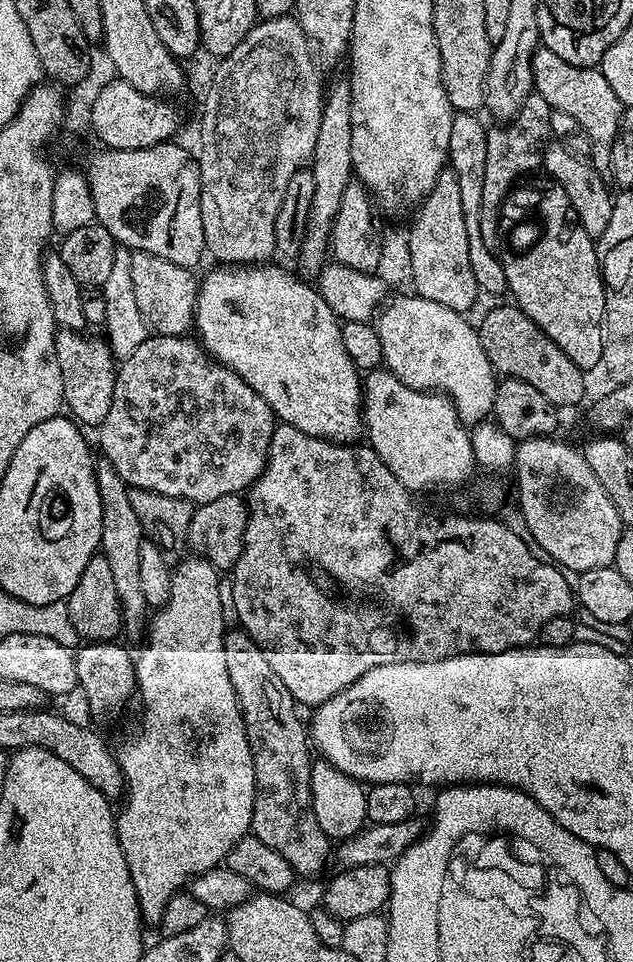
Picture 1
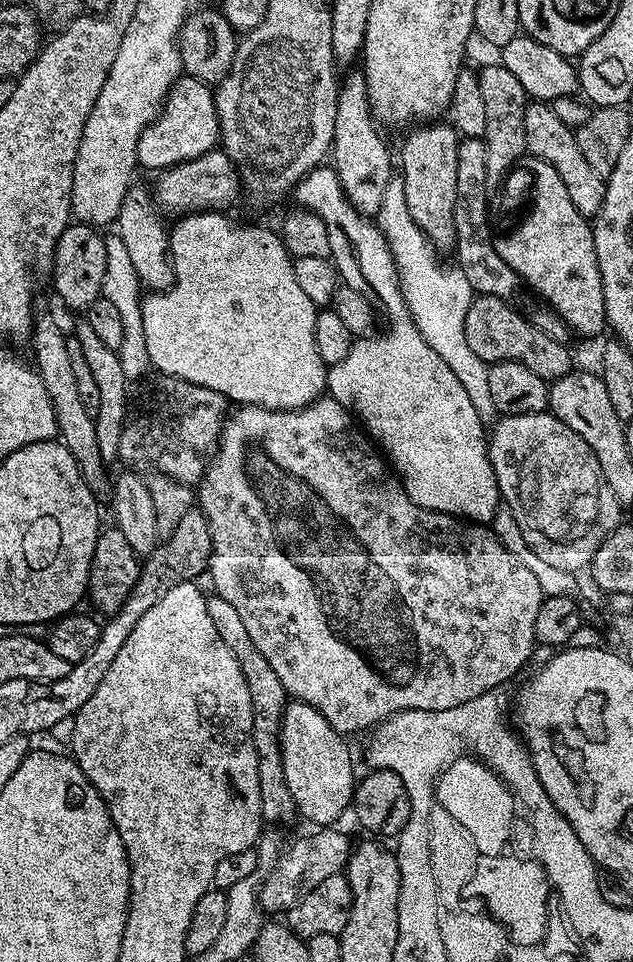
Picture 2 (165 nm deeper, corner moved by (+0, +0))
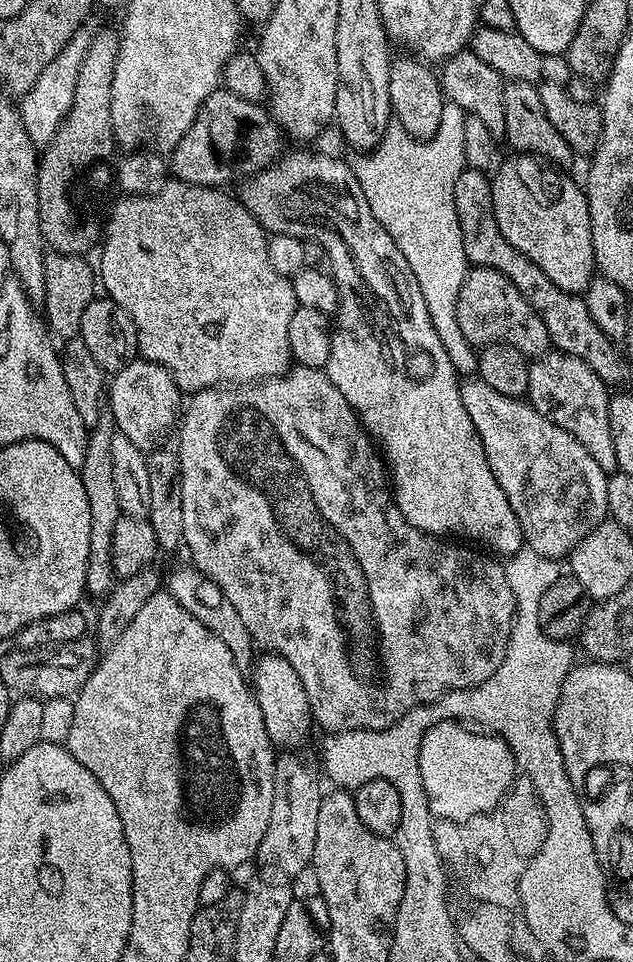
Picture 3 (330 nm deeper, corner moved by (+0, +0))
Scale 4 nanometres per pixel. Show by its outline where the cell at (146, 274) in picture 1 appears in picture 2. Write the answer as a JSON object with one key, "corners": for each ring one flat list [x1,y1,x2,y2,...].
{"corners":[[133,186,129,188,126,198,122,198,120,213,114,225,115,235,120,236,126,245,130,263,134,266,134,274,138,274,141,285,149,293,165,292,174,283,172,258,168,251,170,232,166,224,164,228,160,216,162,217,161,209,154,206,149,189,147,192,144,188]]}

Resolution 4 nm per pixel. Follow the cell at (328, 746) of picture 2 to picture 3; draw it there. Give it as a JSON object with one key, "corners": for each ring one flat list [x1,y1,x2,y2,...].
{"corners":[[264,654,255,661,250,673,250,684,253,688,258,706,266,722,266,734,273,745,280,750,300,750,307,742,308,735,314,729,310,698,306,698,306,690,302,687,302,678,294,671,294,666,286,662,286,658,275,654]]}

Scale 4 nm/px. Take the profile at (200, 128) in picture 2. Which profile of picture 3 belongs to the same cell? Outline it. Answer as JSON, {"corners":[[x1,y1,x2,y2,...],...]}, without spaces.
{"corners":[[221,86,202,102,190,130,186,130,182,142,171,149,170,172,175,179,198,186,228,186,235,176,247,178,276,163,285,151,284,144,285,137,267,107,254,100,238,98,238,94]]}

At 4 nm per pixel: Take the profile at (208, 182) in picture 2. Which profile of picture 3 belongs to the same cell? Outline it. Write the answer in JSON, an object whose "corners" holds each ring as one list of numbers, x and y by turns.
{"corners":[[300,152,297,156,285,155,268,168,261,172,256,172,243,181,244,184,238,191,238,199,241,204,254,214,254,218,264,228,268,234,290,234,294,238,321,244,330,258,331,277,336,282,336,295,338,297,338,307,334,317,334,331,332,333,332,345,330,346,330,358,324,367,324,373,338,386,338,391,346,402,356,411,360,417,360,423,364,425,364,431,372,437,390,469,390,484,394,489,396,505,398,510,410,522,410,526,418,526,418,530,429,532,431,536,441,538,460,538,456,536,465,536,468,540,477,540,485,549,507,558,514,555,519,548,525,547,524,531,510,506,510,498,502,494,502,486,498,486,498,478,494,478,494,470,490,470,490,462,486,458,486,450,482,446,482,438,470,422,470,414,466,414,466,406,462,406,462,394,460,386,461,377,456,371,456,367,446,358,446,350,442,347,442,341,438,339,438,334,430,322,430,314,426,310,426,302,422,299,422,290,418,290,418,278,414,278,414,270,410,270,410,262,402,258,402,250,394,246,394,238,386,234,386,230,374,218,374,210,370,210,370,202,366,202,366,194,362,194,362,186,358,182,356,173,351,163,343,164,340,160,335,160,332,156,323,156,320,152]]}

